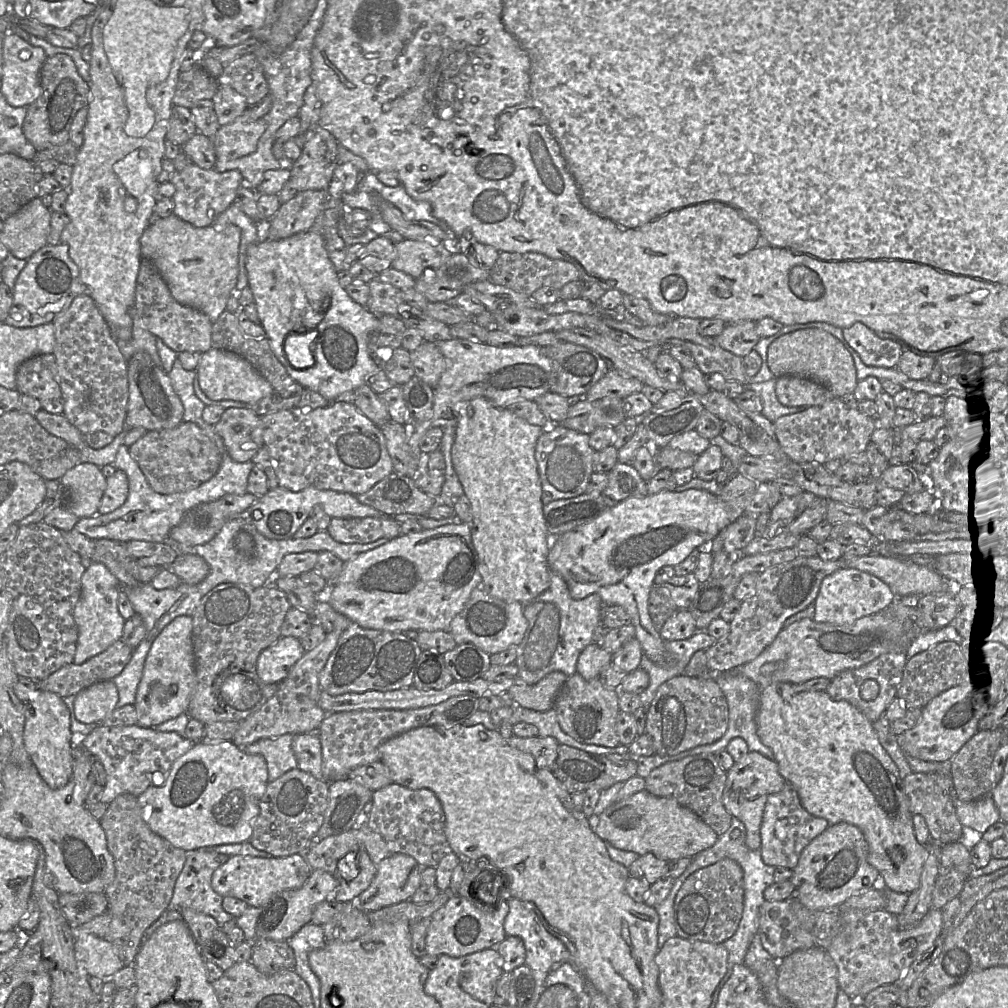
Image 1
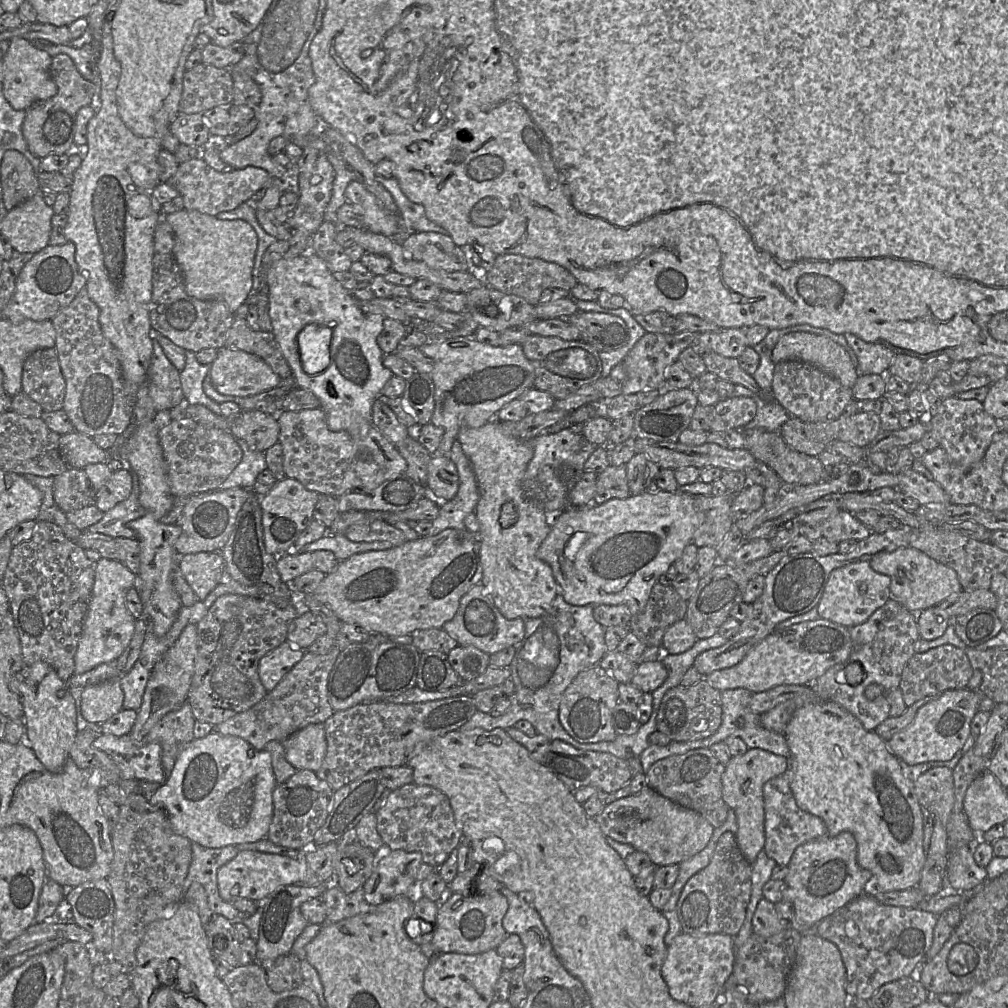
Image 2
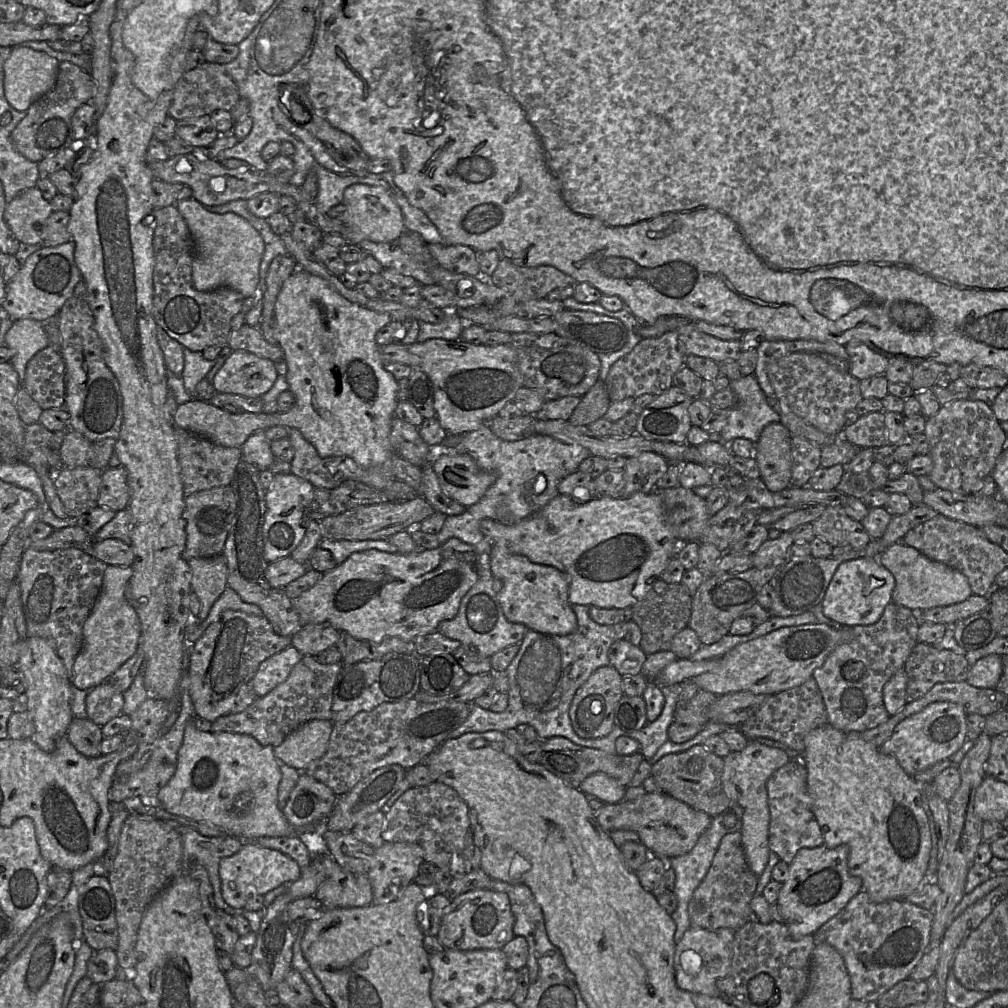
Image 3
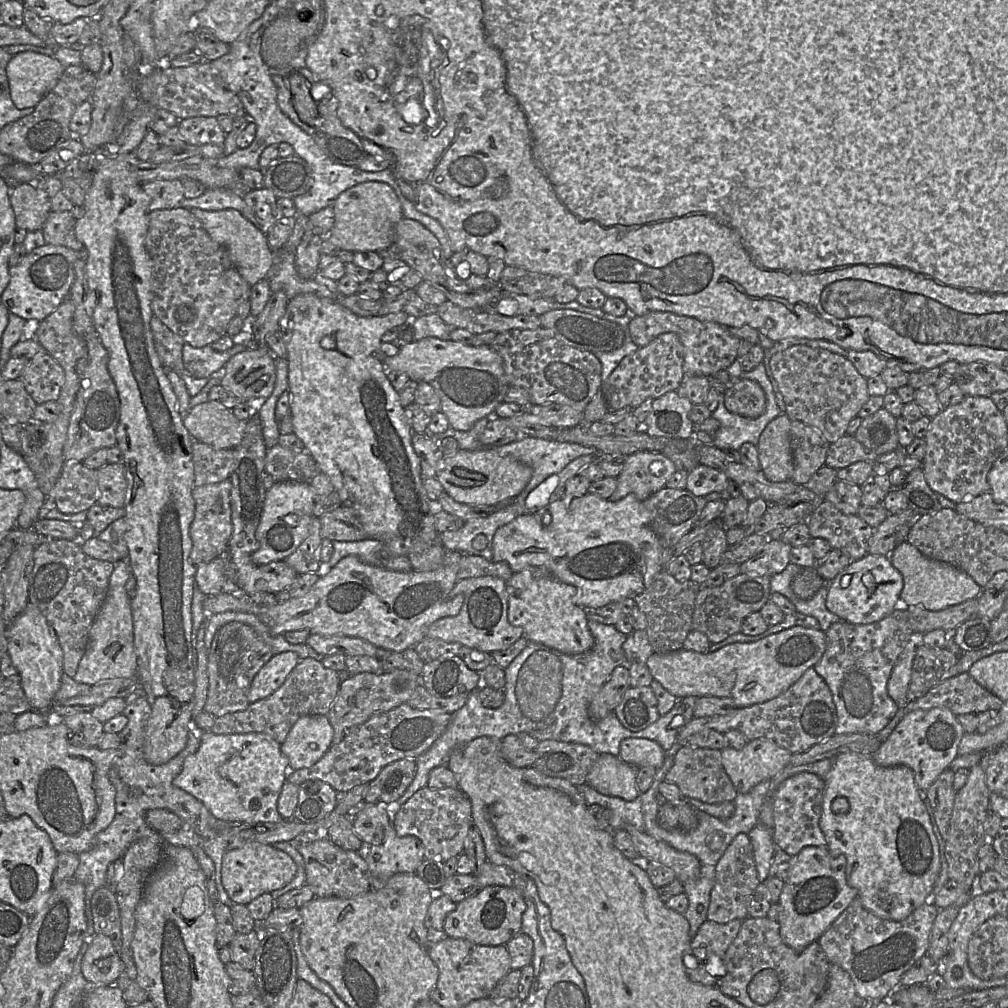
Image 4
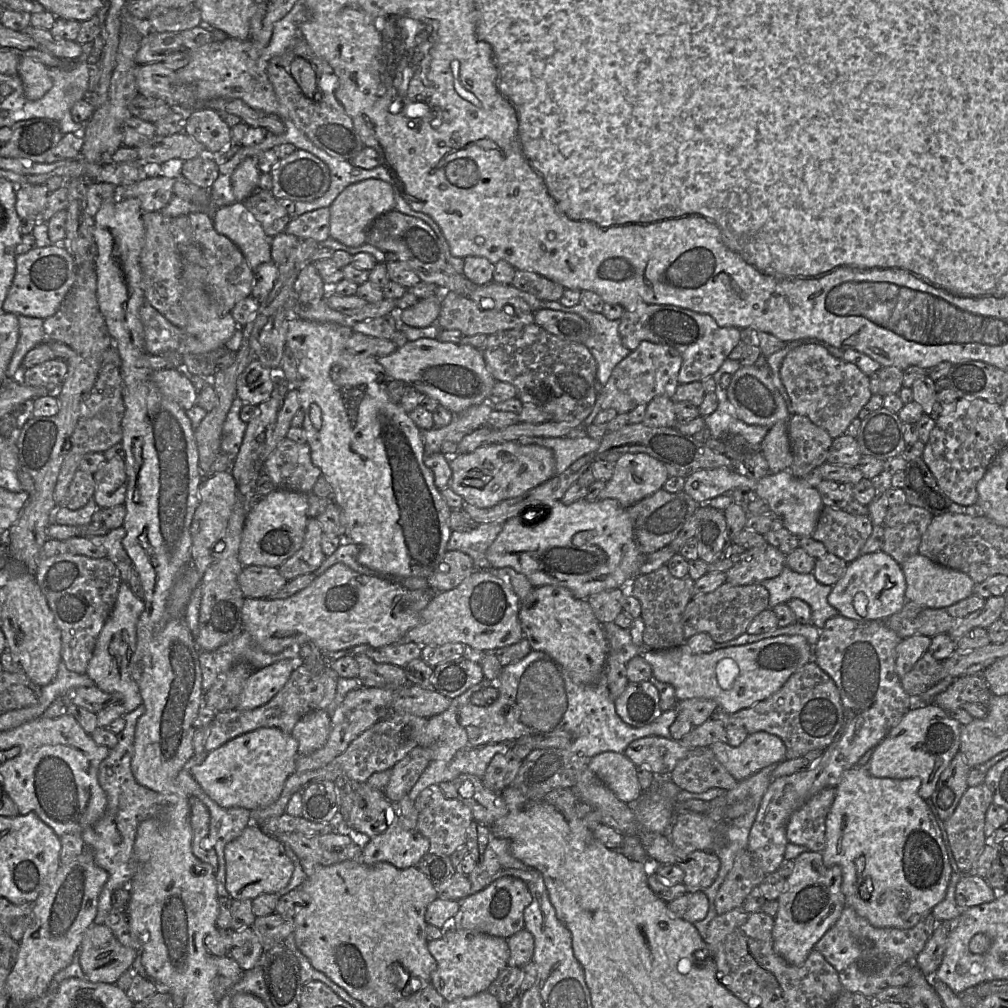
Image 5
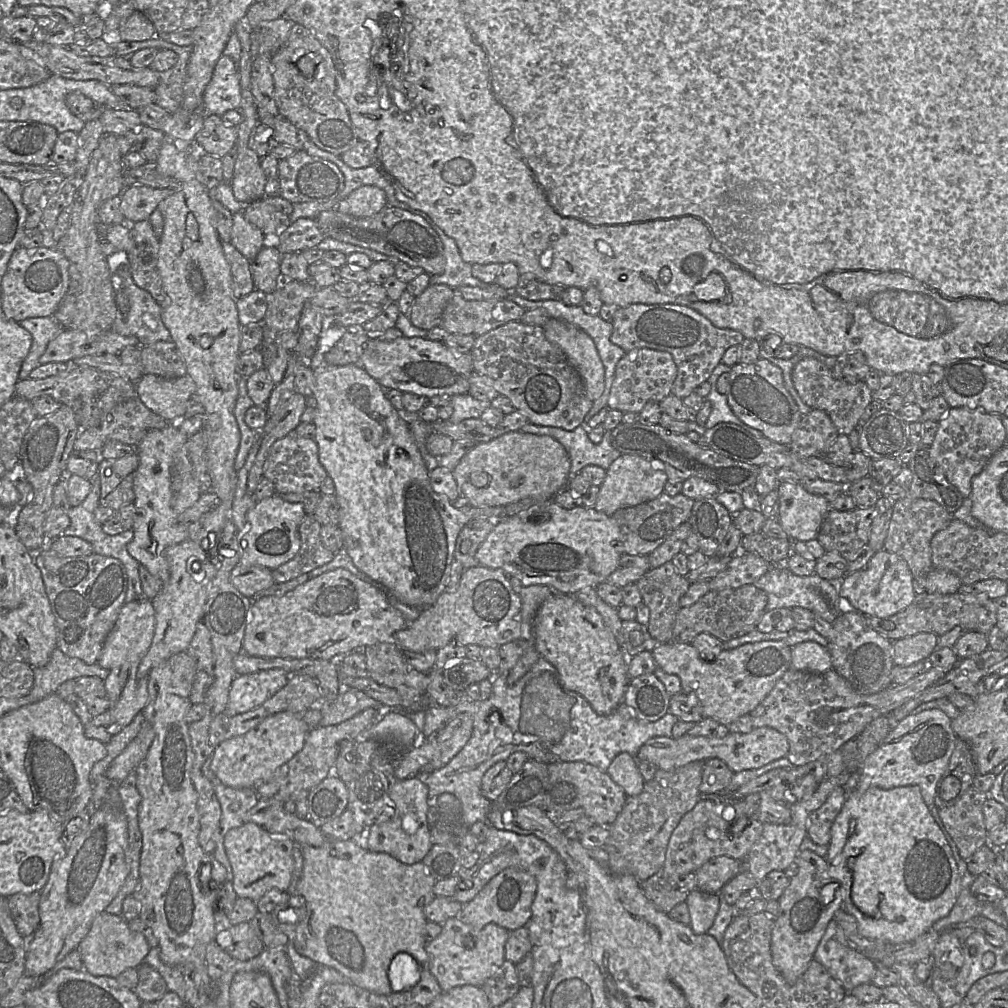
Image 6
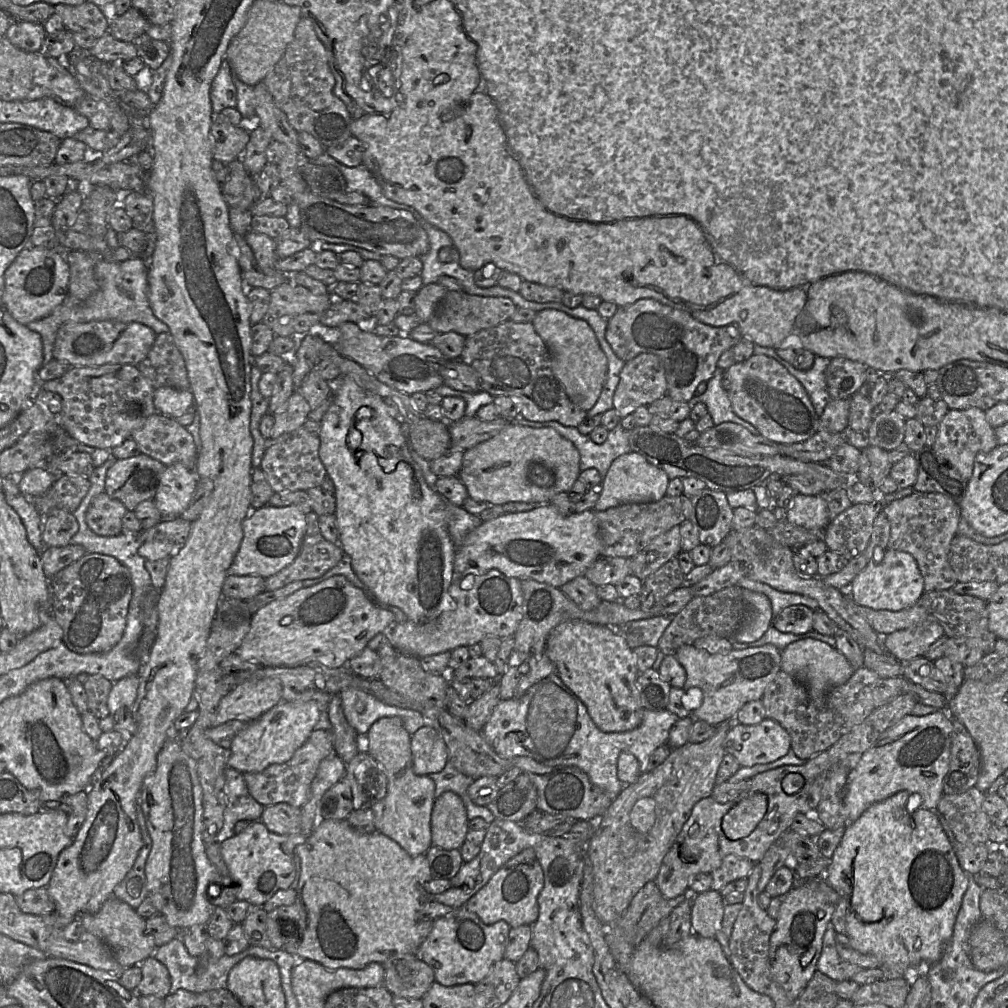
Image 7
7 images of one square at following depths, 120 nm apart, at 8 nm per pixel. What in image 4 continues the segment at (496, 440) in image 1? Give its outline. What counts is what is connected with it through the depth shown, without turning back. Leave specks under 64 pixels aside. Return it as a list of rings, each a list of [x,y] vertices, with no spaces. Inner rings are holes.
[[[532,569],[514,572],[512,577],[505,581],[509,623],[522,627],[527,640],[544,644],[565,654],[580,654],[592,649],[595,640],[588,627],[588,618],[584,609],[575,603],[577,587],[550,574],[536,577]]]

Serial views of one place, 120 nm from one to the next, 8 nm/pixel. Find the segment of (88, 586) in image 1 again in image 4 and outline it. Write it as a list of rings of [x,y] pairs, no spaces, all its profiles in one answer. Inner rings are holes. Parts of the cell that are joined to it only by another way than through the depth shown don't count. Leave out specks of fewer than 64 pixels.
[[[128,560],[115,563],[106,598],[90,628],[87,649],[73,678],[78,683],[94,686],[113,679],[137,677],[131,598],[125,589],[130,573]]]

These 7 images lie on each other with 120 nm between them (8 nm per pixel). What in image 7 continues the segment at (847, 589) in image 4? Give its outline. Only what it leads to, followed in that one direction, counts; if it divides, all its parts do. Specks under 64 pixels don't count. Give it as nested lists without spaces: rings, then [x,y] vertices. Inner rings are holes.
[[[887,549],[879,563],[869,561],[848,589],[852,600],[874,610],[900,611],[912,607],[924,594],[924,579],[915,558],[903,551]]]

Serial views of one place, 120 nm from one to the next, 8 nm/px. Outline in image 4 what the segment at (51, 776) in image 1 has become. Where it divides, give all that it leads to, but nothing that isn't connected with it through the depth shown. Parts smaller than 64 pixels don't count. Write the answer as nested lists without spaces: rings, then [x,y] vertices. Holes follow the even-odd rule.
[[[28,602],[24,611],[6,629],[8,654],[21,678],[32,709],[47,714],[61,685],[63,650],[57,634],[38,607]]]

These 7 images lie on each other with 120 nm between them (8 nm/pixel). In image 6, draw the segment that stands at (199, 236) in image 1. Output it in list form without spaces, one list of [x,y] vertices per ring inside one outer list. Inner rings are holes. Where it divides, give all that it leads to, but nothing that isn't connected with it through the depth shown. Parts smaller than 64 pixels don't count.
[[[242,212],[234,213],[230,243],[250,262],[267,244],[267,237],[256,226],[249,223]]]

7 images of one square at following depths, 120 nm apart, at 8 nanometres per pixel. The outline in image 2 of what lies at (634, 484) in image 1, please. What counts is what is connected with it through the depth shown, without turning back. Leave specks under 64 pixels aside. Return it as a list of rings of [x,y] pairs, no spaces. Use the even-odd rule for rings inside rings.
[[[625,464],[619,466],[609,465],[598,474],[593,498],[594,504],[599,505],[612,498],[621,499],[631,495],[628,488],[626,470]]]

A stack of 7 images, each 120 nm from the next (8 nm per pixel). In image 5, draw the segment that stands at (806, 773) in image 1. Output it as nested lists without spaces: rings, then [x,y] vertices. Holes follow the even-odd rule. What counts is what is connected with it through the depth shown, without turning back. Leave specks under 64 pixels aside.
[[[856,765],[843,773],[835,787],[835,799],[826,817],[823,863],[826,867],[841,867],[841,889],[846,905],[877,928],[912,928],[932,913],[946,895],[952,869],[941,831],[926,801],[919,795],[920,786],[920,778],[877,778]]]

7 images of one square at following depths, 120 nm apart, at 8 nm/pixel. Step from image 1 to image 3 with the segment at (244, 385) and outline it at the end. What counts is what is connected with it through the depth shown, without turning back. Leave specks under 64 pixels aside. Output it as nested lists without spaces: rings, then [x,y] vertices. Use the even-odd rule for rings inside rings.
[[[233,351],[216,373],[212,385],[216,392],[246,397],[262,397],[277,379],[274,362],[248,351]]]

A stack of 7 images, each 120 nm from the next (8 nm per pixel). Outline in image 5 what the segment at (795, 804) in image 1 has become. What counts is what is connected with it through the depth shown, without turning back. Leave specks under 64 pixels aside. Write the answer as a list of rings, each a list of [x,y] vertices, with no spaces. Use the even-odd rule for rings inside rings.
[[[825,788],[809,799],[790,817],[786,827],[789,843],[822,853],[826,847],[826,817],[836,795],[835,788]]]

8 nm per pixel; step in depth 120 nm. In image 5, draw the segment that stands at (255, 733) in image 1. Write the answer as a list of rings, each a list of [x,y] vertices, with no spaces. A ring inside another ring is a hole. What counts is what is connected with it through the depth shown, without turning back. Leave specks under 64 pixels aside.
[[[297,661],[286,684],[266,704],[251,710],[232,709],[216,713],[209,725],[209,734],[205,742],[206,751],[217,749],[239,735],[263,727],[275,727],[291,734],[304,715],[315,710],[326,710],[335,697],[338,678],[329,666],[325,667],[323,673],[313,673],[307,665]]]

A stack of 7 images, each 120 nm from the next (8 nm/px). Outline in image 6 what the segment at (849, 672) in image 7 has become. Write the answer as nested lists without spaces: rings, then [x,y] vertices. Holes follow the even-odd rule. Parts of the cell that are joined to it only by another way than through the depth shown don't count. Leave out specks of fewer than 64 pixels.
[[[805,641],[791,647],[791,668],[813,673],[832,669],[828,649],[813,641]]]

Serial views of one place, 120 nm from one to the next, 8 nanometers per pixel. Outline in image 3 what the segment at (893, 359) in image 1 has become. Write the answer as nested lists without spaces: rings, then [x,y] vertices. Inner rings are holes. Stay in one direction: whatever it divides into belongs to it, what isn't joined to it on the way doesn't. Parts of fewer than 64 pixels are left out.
[[[859,341],[844,345],[849,355],[849,373],[858,380],[883,375],[890,360]]]

